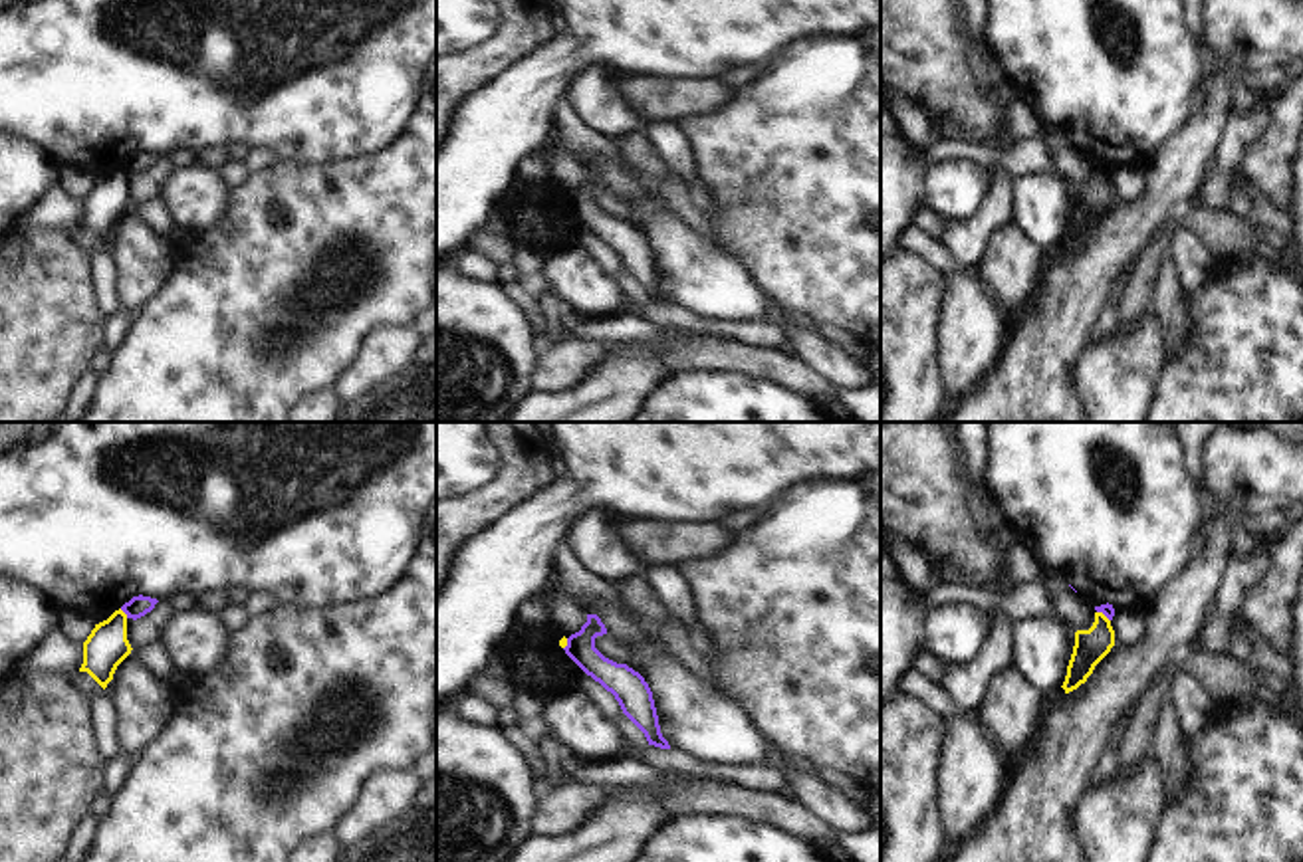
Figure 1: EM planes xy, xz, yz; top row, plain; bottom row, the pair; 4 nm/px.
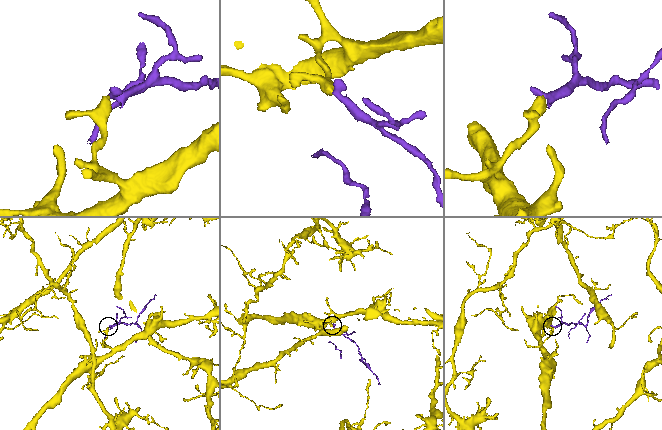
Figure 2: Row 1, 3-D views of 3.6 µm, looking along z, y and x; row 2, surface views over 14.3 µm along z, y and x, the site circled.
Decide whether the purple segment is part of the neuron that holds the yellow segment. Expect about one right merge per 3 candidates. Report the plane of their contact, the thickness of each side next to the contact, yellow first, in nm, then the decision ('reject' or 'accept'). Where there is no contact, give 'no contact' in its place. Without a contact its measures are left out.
xy | 170/90 nm | reject

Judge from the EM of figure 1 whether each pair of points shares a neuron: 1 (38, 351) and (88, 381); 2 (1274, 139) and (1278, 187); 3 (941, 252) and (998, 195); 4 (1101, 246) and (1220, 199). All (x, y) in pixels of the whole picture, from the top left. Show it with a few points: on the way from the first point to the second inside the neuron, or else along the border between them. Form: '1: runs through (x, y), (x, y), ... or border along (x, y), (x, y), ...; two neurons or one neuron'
1: border along (86, 371), (66, 401); two neurons
2: runs through (1274, 151), (1274, 175); one neuron
3: border along (915, 224), (937, 238), (960, 270); two neurons
4: border along (1206, 181), (1194, 203); two neurons

